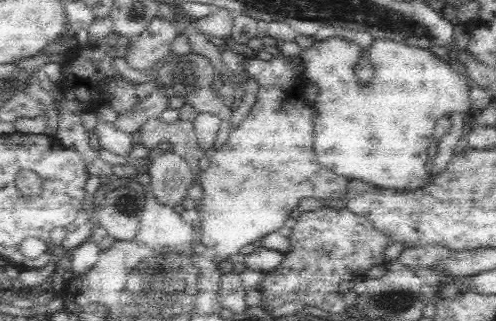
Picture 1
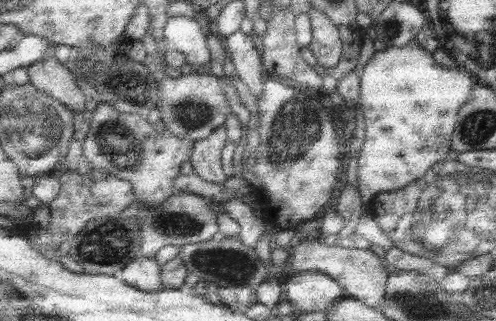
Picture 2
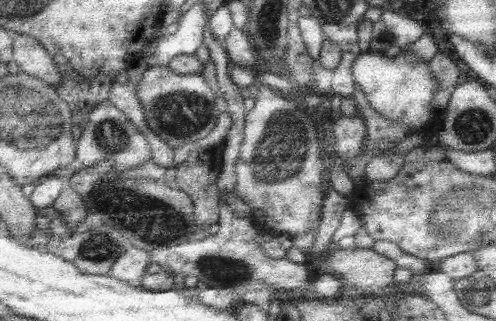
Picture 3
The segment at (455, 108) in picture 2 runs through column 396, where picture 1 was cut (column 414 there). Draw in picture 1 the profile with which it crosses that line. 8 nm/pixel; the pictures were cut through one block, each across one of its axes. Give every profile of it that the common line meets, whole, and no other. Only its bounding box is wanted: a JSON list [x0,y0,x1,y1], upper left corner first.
[302,38,474,192]

